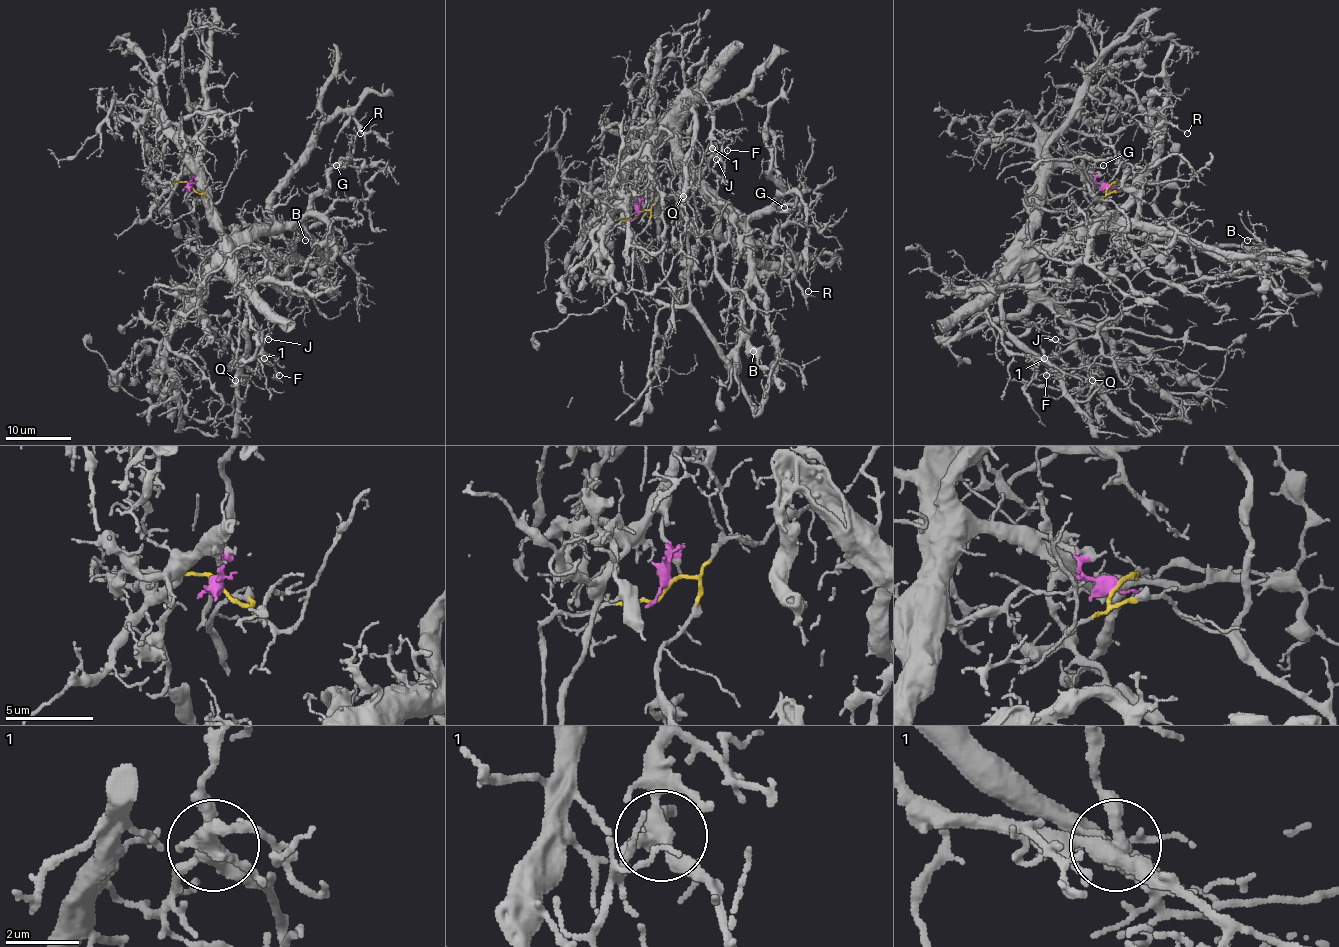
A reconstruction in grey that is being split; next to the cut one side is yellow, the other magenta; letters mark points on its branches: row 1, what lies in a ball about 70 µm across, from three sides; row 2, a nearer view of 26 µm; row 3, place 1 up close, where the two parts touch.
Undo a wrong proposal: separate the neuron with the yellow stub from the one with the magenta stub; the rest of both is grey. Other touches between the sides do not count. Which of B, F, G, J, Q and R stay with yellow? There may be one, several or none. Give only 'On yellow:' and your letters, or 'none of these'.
On yellow: J

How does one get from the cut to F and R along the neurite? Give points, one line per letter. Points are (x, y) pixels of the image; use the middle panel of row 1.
F: (638, 214), (641, 161), (681, 121), (696, 91), (707, 101), (711, 146), (724, 167), (727, 149)
R: (638, 214), (641, 161), (666, 136), (686, 174), (717, 209), (717, 230), (747, 258), (798, 260), (808, 291)

